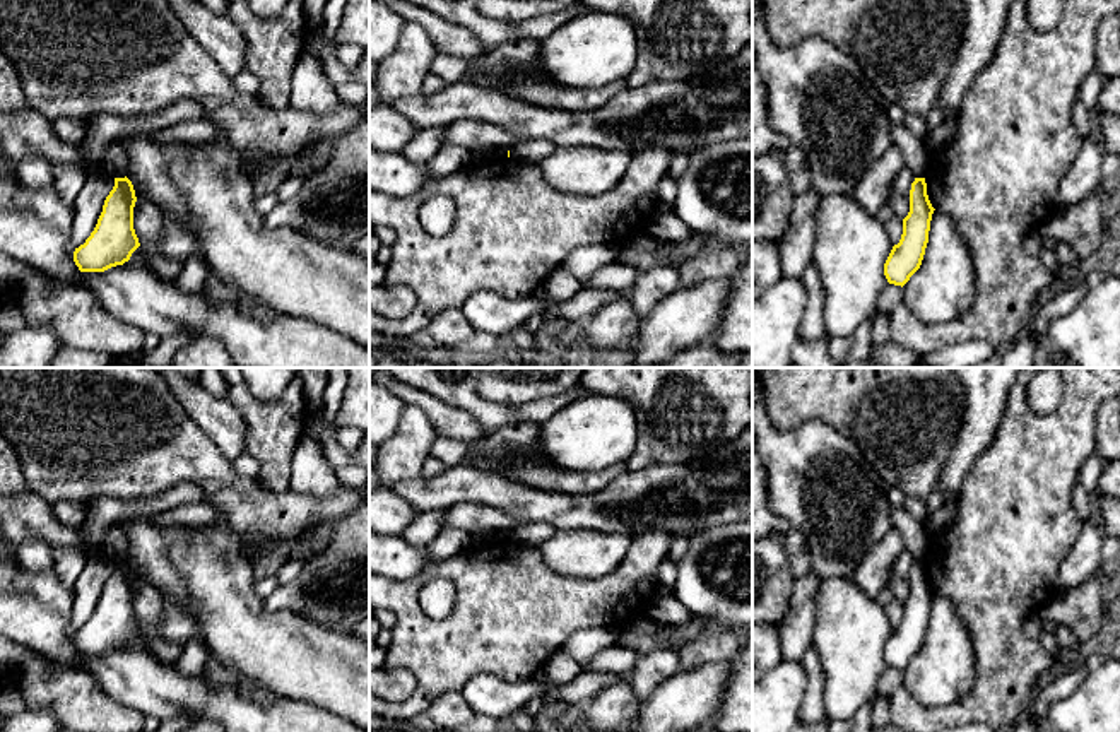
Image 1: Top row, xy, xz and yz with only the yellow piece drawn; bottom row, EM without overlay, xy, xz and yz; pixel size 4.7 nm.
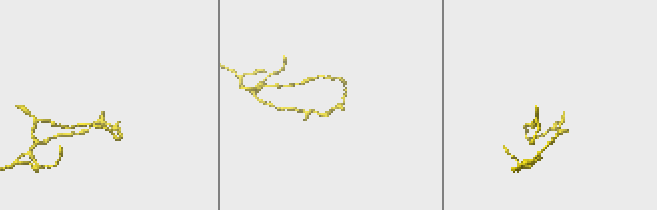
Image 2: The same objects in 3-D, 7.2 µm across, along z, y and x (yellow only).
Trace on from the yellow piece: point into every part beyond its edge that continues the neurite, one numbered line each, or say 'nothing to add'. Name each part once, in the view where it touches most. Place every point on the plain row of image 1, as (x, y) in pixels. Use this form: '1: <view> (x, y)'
nothing to add

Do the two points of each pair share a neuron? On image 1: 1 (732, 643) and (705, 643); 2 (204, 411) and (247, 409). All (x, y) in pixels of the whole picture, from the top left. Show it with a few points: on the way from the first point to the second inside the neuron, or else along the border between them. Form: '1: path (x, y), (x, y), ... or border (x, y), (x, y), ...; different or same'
1: path (725, 643), (712, 643); same
2: border (226, 399), (243, 423), (245, 448); different

